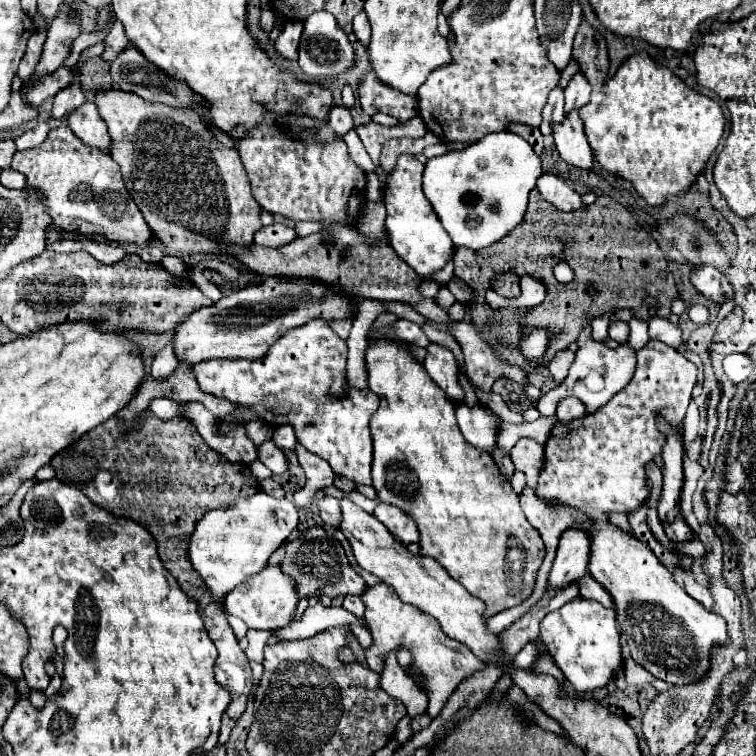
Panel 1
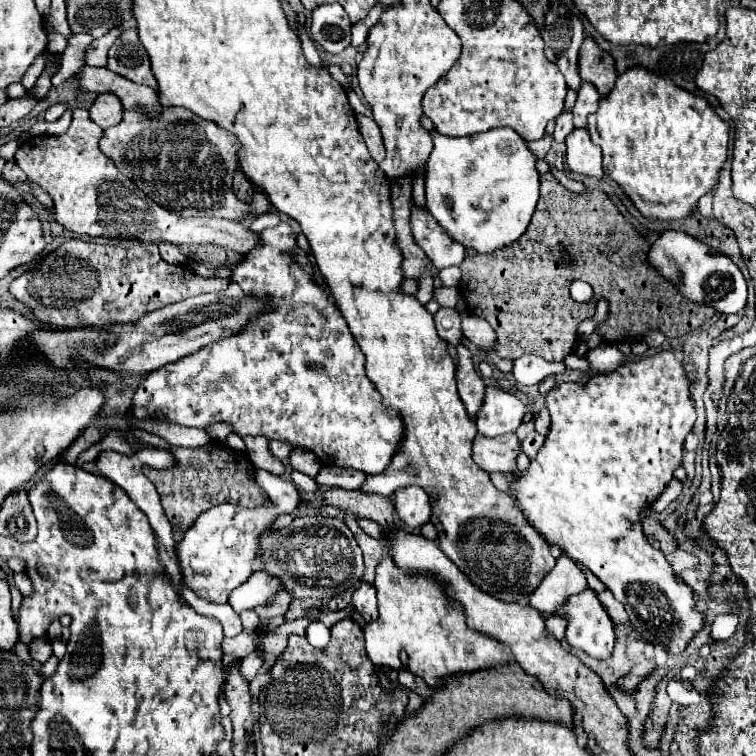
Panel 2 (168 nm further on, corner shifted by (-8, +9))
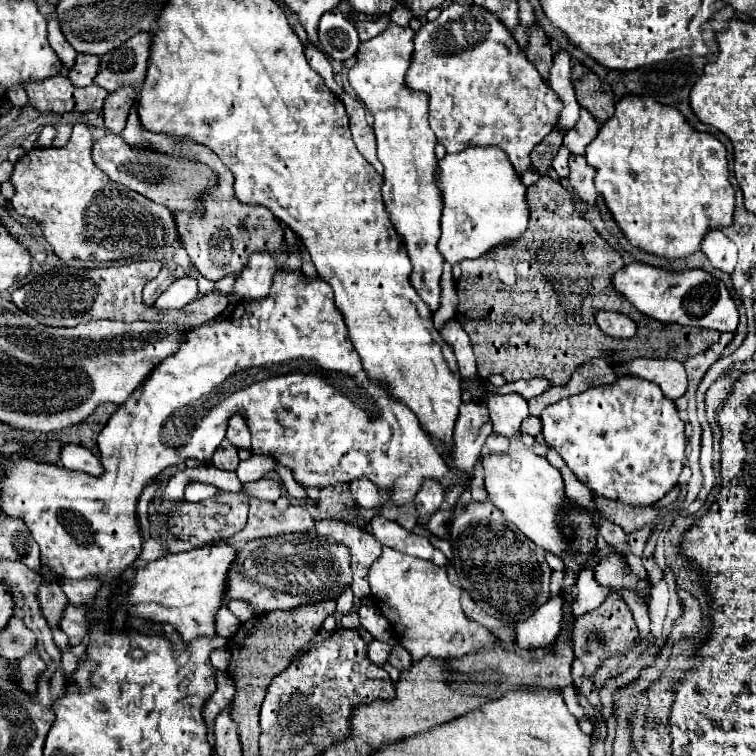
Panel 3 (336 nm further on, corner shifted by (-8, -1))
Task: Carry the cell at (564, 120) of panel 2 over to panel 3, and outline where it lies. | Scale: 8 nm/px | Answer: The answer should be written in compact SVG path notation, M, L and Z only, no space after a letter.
M562 146L558 148L558 152L554 156L552 166L554 166L554 170L558 172L560 178L566 178L568 176L568 156L570 156L570 152L566 148L562 148Z

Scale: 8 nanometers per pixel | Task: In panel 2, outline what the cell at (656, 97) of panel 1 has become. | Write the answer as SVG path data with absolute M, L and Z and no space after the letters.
M640 66L620 74L612 94L602 98L598 112L588 118L590 140L604 152L604 174L624 190L644 218L662 222L688 218L698 206L698 200L718 186L718 174L728 158L728 130L728 122L718 118L704 98Z

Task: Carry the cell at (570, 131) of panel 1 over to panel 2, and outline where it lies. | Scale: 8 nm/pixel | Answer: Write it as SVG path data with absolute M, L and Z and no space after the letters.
M574 130L566 138L566 164L574 174L602 178L602 150L592 144L588 130Z

